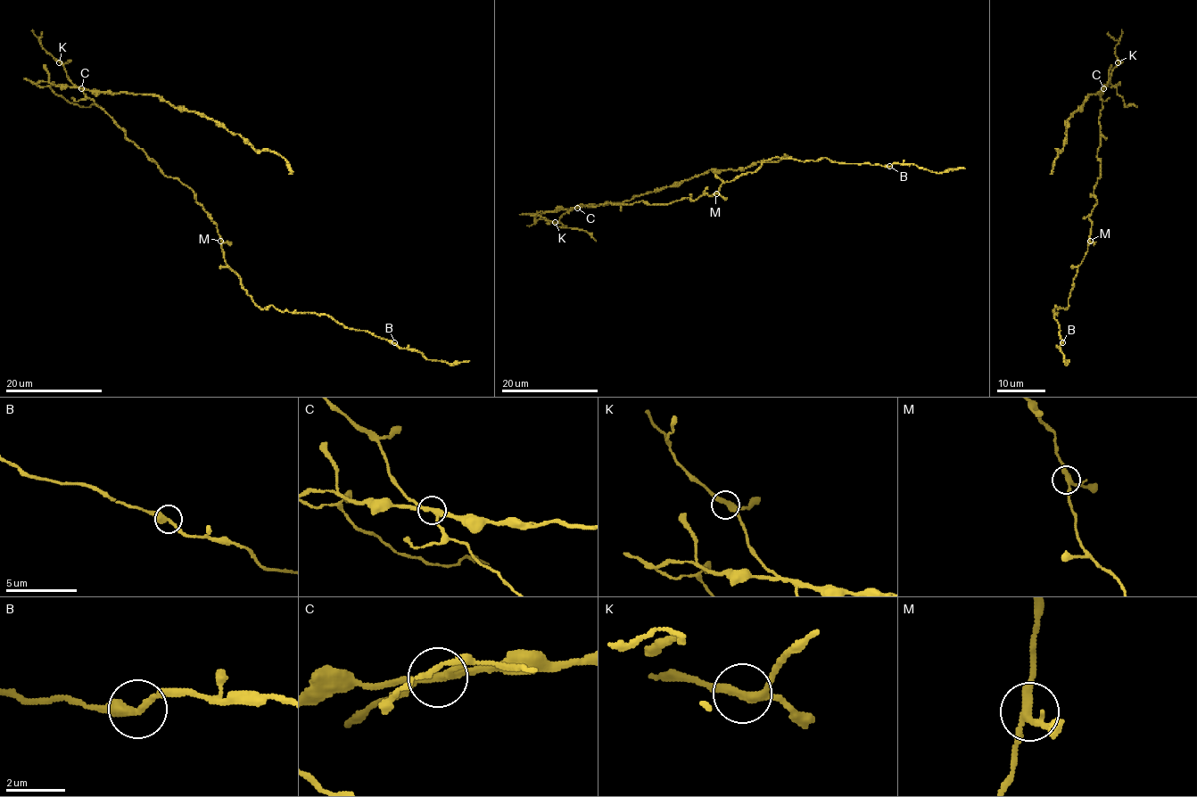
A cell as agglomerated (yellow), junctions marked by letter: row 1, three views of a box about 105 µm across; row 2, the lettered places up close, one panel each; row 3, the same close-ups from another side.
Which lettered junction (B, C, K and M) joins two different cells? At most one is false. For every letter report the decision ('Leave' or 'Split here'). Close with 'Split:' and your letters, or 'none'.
B: Leave
C: Split here
K: Leave
M: Leave
Split: C

